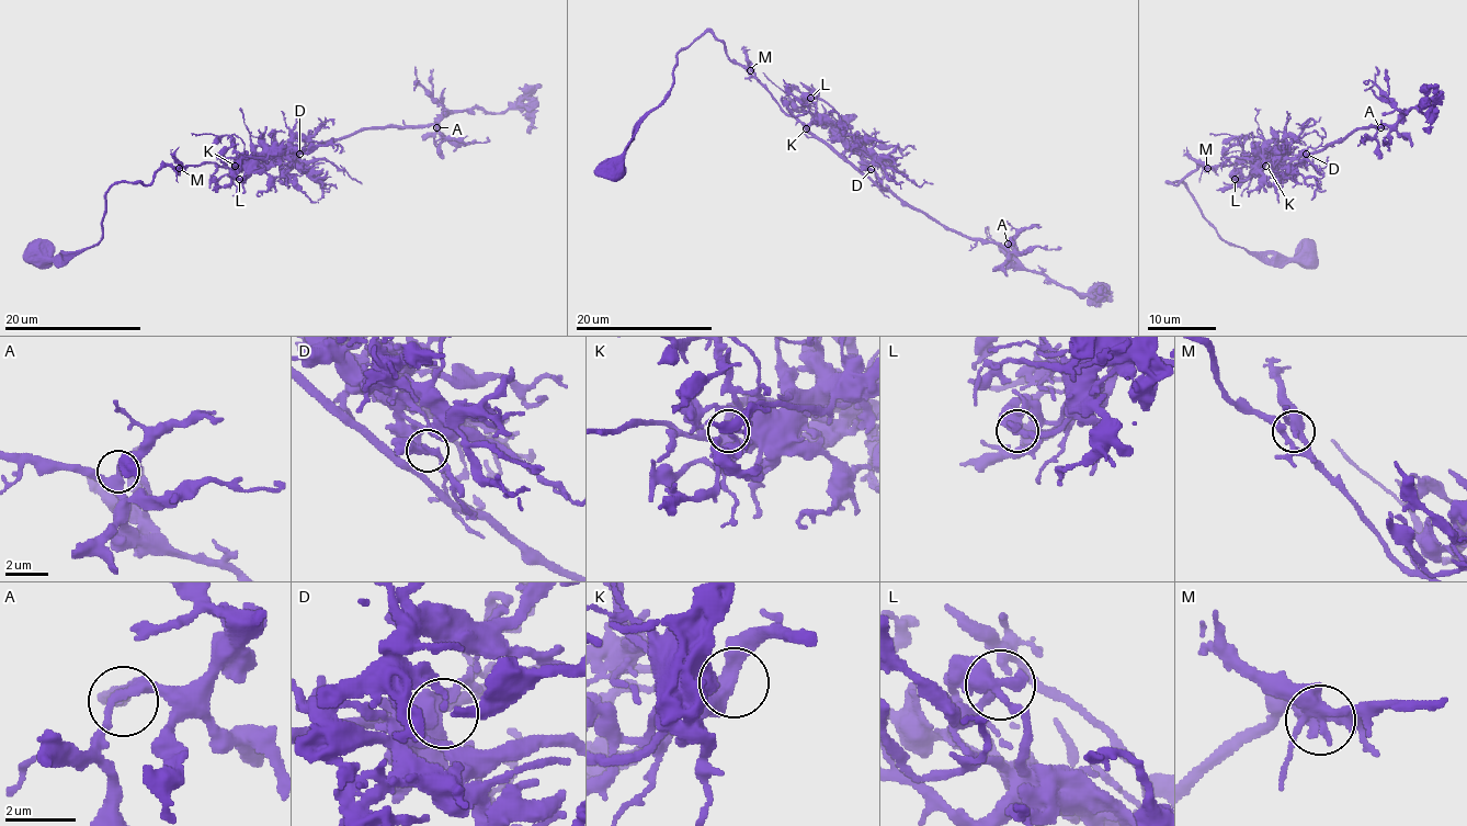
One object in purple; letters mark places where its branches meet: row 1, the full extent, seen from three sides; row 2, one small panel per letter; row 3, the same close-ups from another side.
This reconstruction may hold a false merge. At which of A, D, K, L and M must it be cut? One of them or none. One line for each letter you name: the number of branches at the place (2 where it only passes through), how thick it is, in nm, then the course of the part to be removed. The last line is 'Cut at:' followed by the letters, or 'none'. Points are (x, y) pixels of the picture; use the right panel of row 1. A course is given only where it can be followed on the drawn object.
Cut at: none

